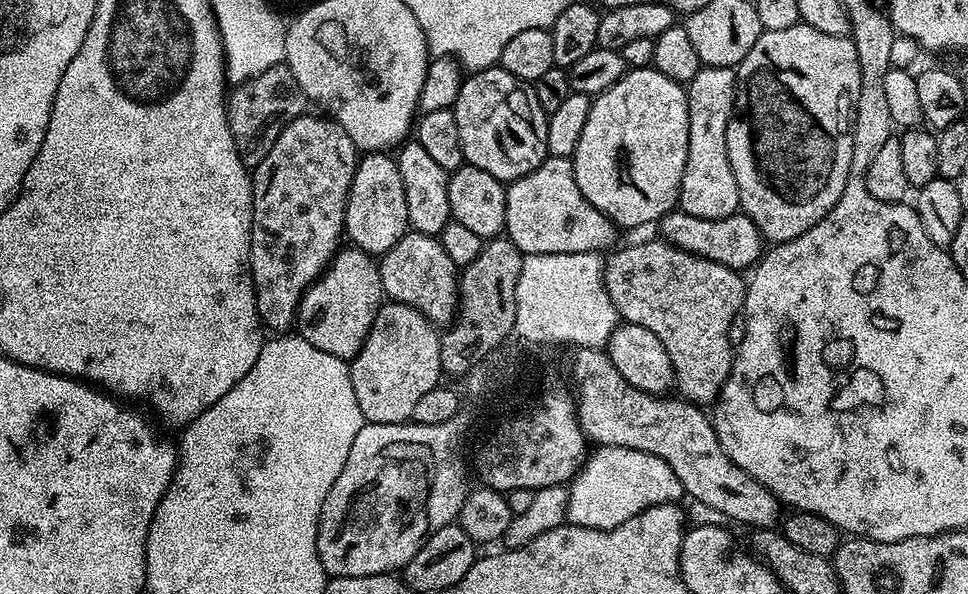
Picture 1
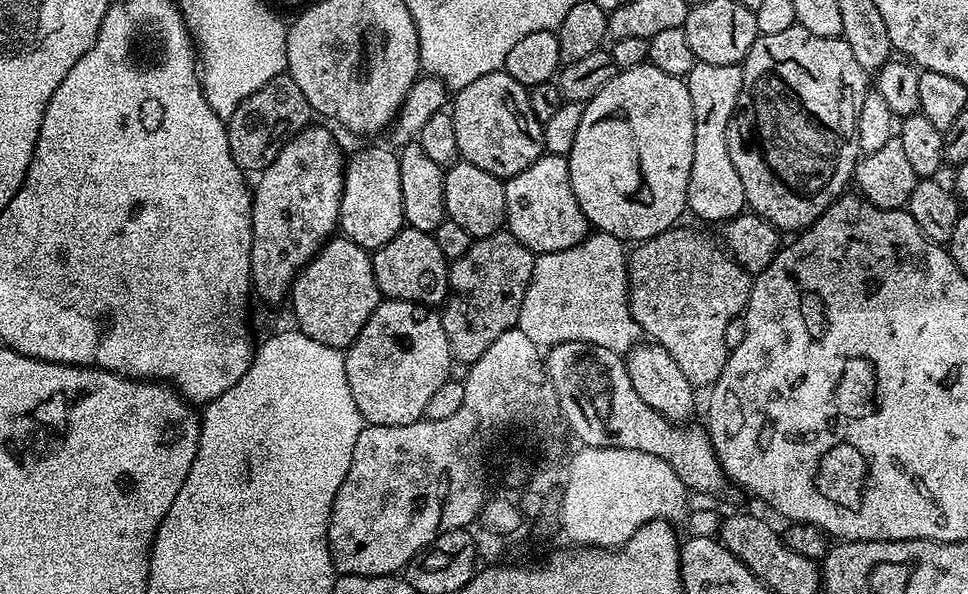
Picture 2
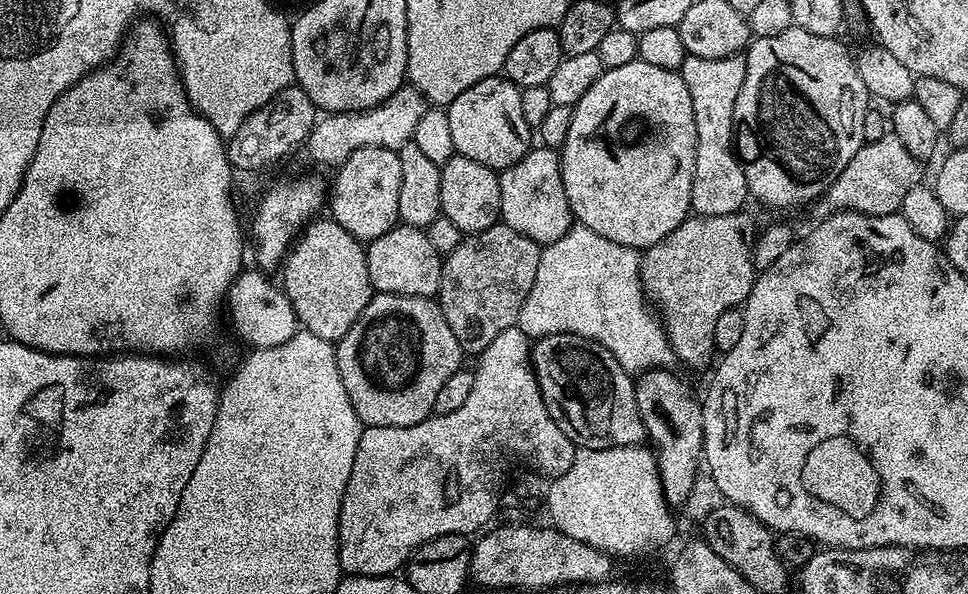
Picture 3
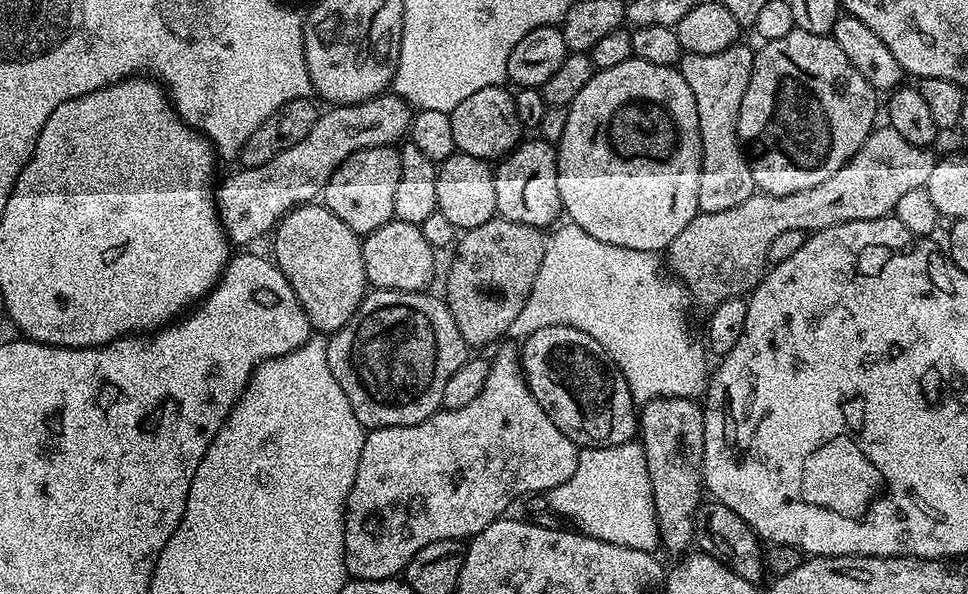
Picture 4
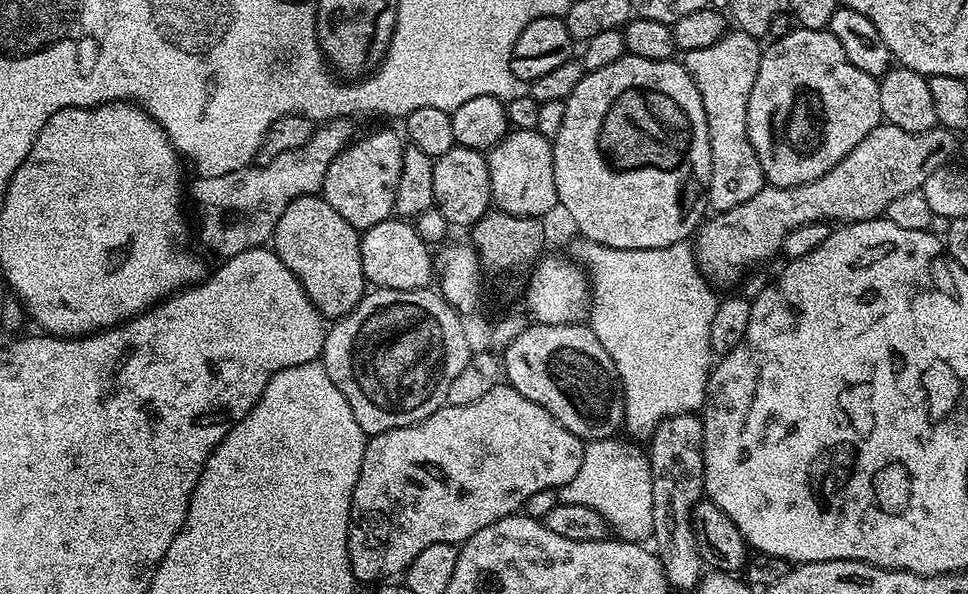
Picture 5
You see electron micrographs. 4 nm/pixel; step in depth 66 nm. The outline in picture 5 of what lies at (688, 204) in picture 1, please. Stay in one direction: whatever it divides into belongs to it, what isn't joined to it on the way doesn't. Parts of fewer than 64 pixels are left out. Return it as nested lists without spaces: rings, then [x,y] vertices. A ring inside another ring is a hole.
[[[739,30],[725,32],[714,46],[706,46],[703,50],[690,50],[683,53],[682,63],[685,70],[694,78],[698,86],[698,94],[702,94],[702,106],[706,110],[706,126],[710,126],[710,182],[708,183],[707,207],[713,213],[734,210],[734,206],[742,206],[758,190],[766,186],[764,171],[758,162],[758,154],[754,154],[754,146],[750,146],[748,127],[746,126],[746,110],[750,106],[750,90],[754,90],[754,78],[758,78],[758,66],[762,44],[757,37]]]

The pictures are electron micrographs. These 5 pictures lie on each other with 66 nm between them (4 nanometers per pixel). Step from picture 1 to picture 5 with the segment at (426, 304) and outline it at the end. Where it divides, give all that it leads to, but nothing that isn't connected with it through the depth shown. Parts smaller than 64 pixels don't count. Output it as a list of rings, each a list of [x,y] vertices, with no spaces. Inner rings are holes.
[[[389,218],[378,222],[378,226],[363,229],[360,249],[362,270],[369,285],[390,290],[418,290],[433,283],[433,249],[426,242],[422,242],[422,238],[418,238],[415,223],[407,219]]]

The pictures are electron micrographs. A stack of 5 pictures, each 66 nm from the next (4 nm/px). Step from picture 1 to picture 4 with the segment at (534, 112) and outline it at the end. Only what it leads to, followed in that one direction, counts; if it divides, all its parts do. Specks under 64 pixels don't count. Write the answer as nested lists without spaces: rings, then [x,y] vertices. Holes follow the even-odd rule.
[[[499,84],[486,86],[486,90],[474,90],[470,98],[458,102],[450,114],[450,127],[454,129],[457,152],[465,152],[479,160],[496,162],[521,143],[522,129],[514,110],[514,95],[506,89]]]

